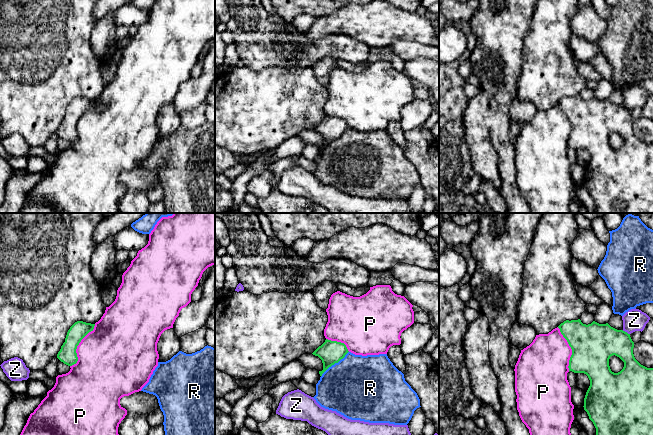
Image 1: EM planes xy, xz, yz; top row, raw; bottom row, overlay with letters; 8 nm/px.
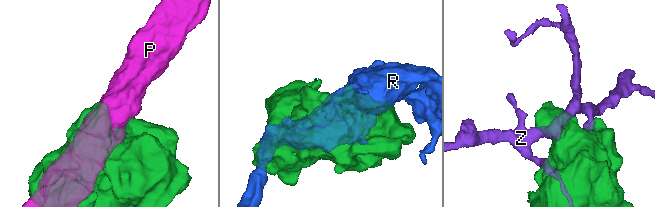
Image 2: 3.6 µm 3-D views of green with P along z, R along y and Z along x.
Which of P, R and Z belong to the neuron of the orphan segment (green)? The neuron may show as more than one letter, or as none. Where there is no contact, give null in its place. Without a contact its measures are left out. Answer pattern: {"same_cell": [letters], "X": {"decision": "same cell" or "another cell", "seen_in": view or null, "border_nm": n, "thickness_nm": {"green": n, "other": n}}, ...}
{"same_cell": [], "P": {"decision": "another cell", "seen_in": "xy", "border_nm": 400, "thickness_nm": {"green": 140, "other": 460}}, "R": {"decision": "another cell", "seen_in": "xz", "border_nm": 300, "thickness_nm": {"green": 190, "other": 480}}, "Z": {"decision": "another cell", "seen_in": "yz", "border_nm": 70, "thickness_nm": {"green": 300, "other": 180}}}

